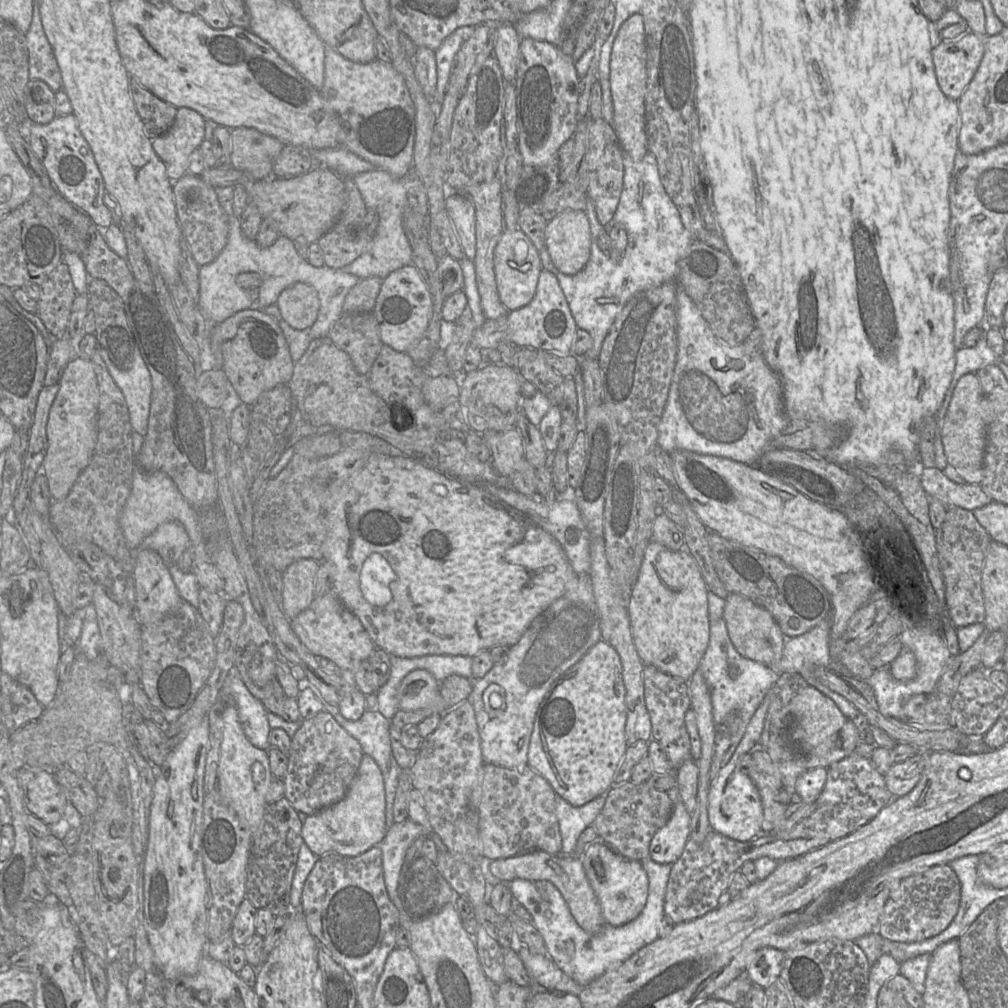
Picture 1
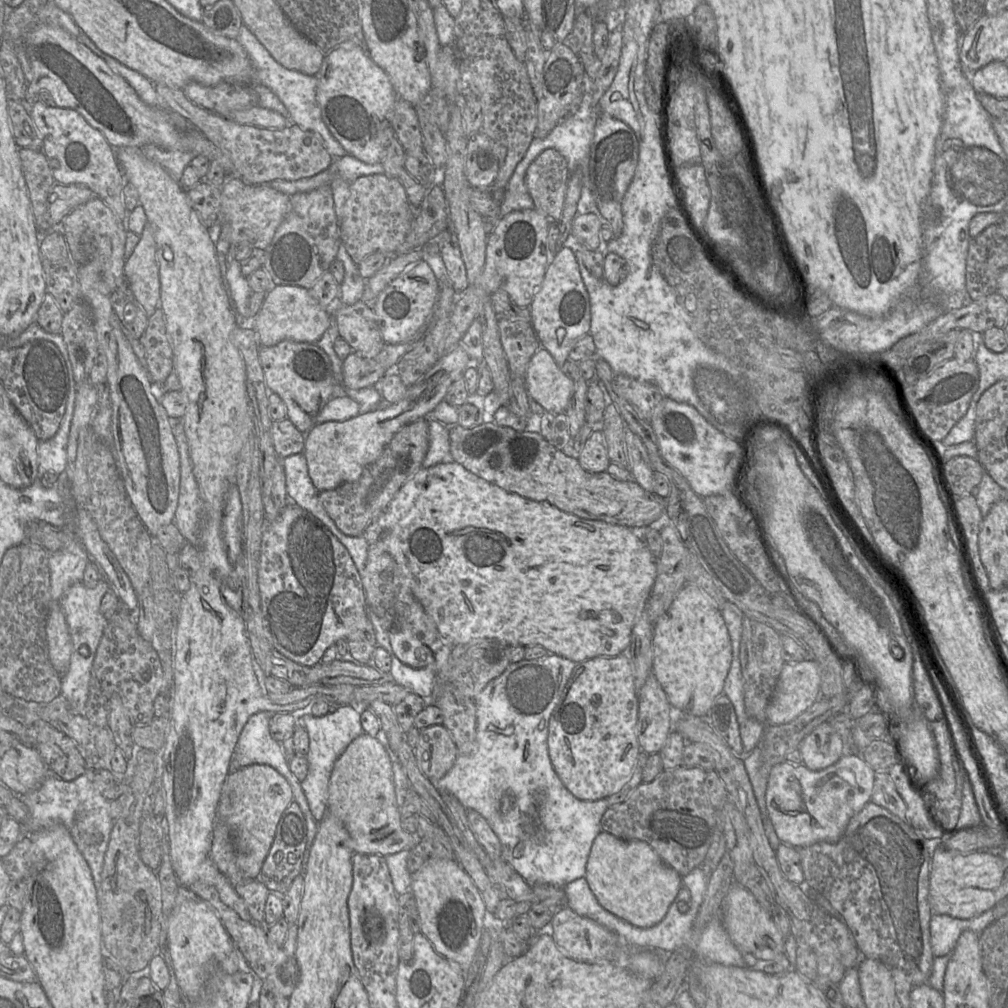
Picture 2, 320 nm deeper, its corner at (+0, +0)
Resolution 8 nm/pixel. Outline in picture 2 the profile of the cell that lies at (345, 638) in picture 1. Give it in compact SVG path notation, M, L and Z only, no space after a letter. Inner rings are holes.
M288 494L287 503L283 507L280 514L273 521L265 521L264 519L258 565L258 587L263 620L265 622L265 627L271 639L273 648L286 658L307 667L313 667L319 664L326 649L328 649L331 645L336 644L341 639L347 639L352 632L363 625L368 617L362 578L350 553L338 540L338 538L328 529L328 527L324 525L317 517L296 504L294 501L289 501Z

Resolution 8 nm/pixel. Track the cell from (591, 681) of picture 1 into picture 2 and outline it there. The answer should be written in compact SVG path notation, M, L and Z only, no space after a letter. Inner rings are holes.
M626 654L577 663L548 726L551 763L577 799L607 799L629 781L641 752L637 737L638 706L632 664Z

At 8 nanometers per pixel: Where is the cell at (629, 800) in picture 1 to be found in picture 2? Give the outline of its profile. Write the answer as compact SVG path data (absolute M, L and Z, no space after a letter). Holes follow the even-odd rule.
M679 766L664 770L650 783L641 783L620 804L609 807L601 820L602 831L623 840L641 840L649 844L660 859L681 876L701 866L719 828L719 812L708 801L703 784L709 771L701 768Z

